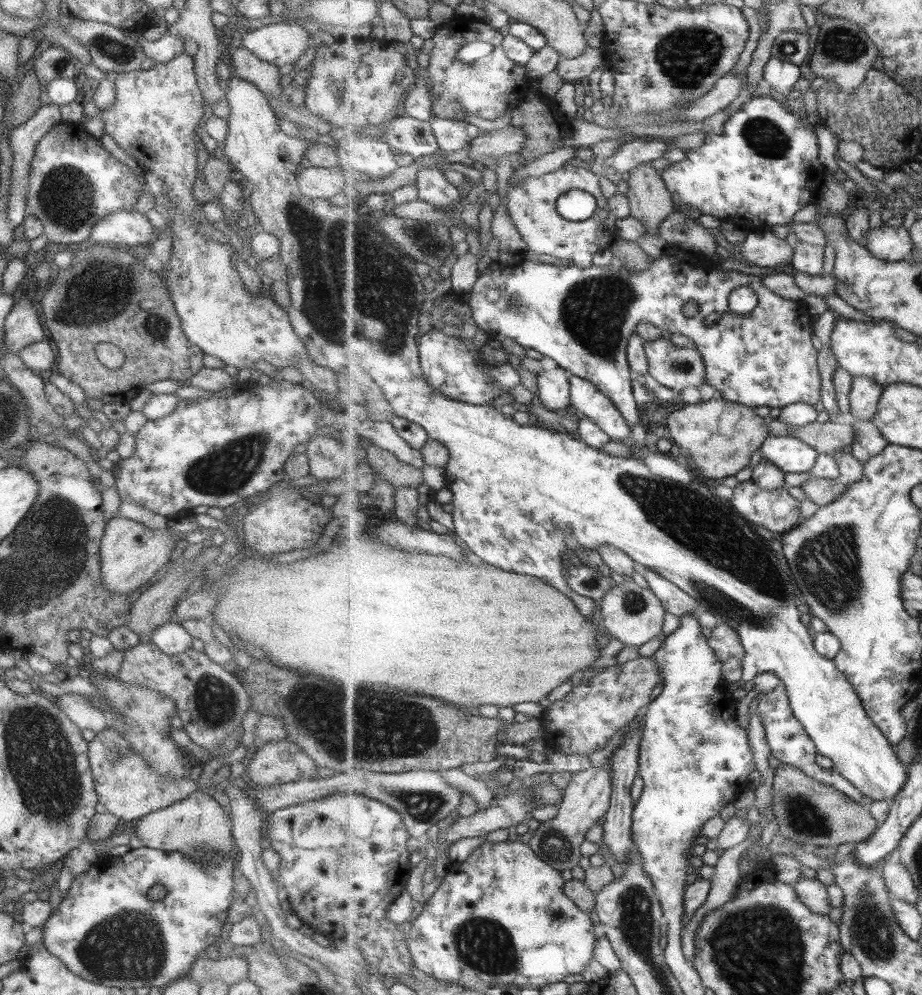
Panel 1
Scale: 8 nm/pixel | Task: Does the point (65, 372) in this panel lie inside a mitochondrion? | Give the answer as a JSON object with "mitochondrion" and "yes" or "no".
{"mitochondrion":"no"}

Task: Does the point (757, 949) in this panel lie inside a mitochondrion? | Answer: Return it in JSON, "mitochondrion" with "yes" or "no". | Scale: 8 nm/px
{"mitochondrion":"yes"}

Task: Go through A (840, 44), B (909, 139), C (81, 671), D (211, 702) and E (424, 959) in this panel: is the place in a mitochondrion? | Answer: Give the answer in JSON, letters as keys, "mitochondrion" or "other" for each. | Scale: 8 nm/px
{"A":"mitochondrion","B":"other","C":"other","D":"mitochondrion","E":"other"}

